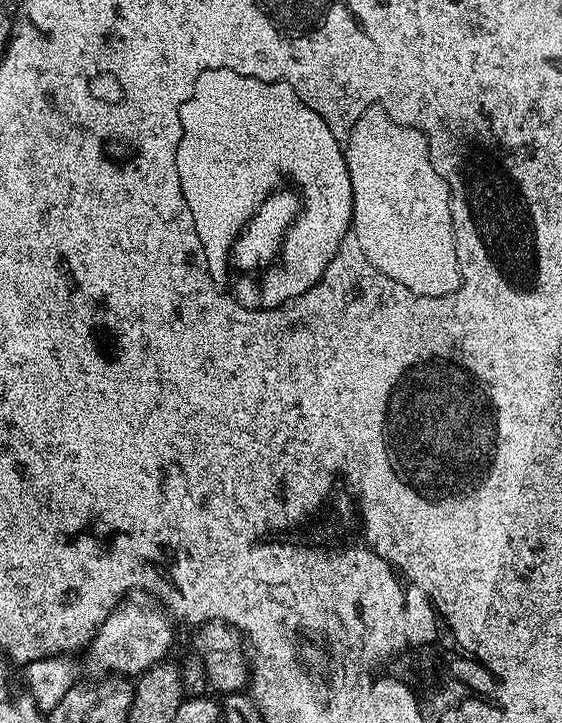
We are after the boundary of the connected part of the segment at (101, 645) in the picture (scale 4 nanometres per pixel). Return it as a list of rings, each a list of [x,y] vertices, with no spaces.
[[[128,598],[121,602],[108,615],[102,627],[96,629],[96,635],[93,636],[86,650],[86,653],[88,652],[88,672],[92,675],[89,677],[103,678],[109,674],[115,674],[136,678],[148,668],[153,668],[156,664],[161,663],[167,657],[164,655],[171,650],[172,639],[176,636],[175,630],[172,629],[173,617],[155,599],[152,599],[153,601],[132,599],[136,598]]]

